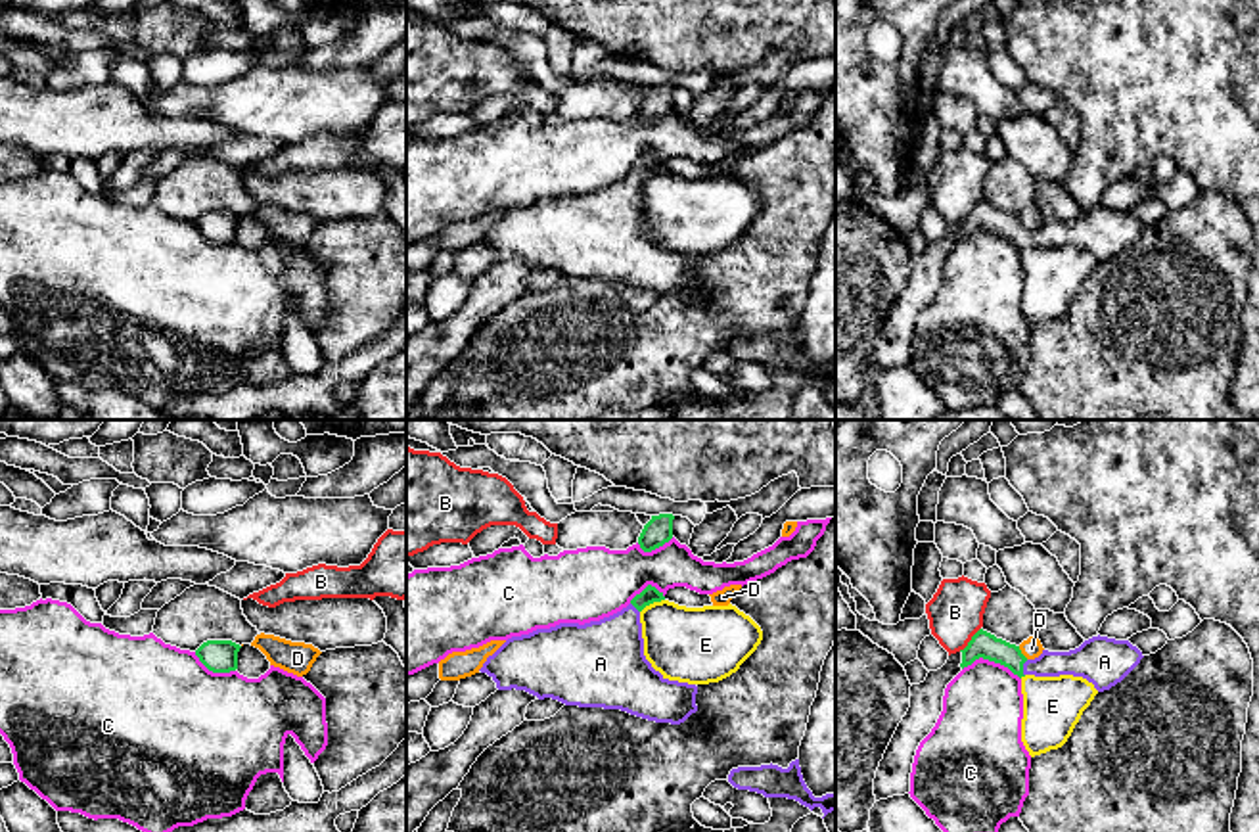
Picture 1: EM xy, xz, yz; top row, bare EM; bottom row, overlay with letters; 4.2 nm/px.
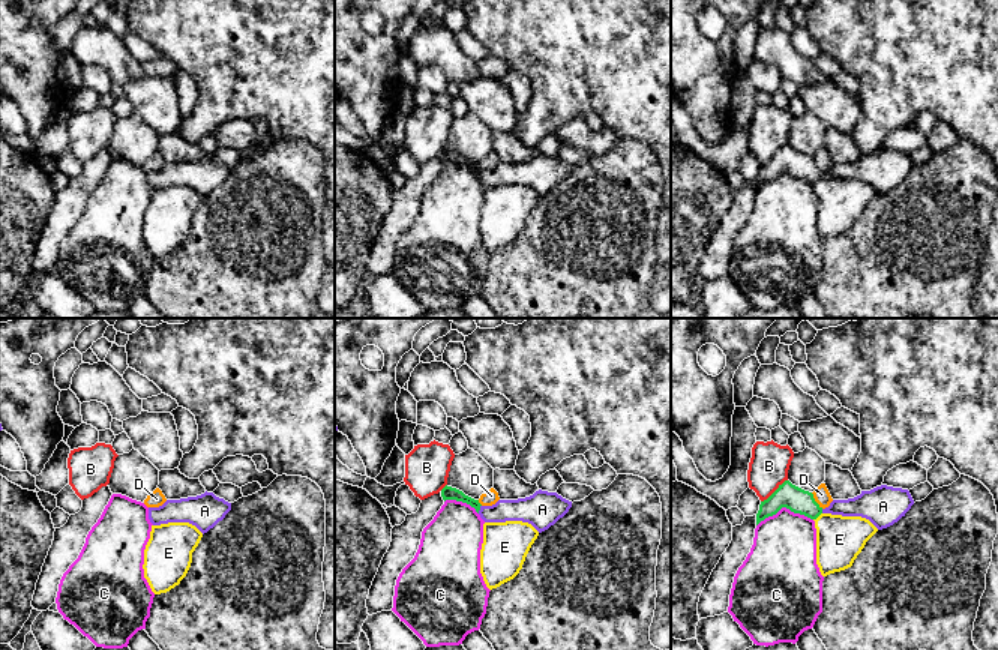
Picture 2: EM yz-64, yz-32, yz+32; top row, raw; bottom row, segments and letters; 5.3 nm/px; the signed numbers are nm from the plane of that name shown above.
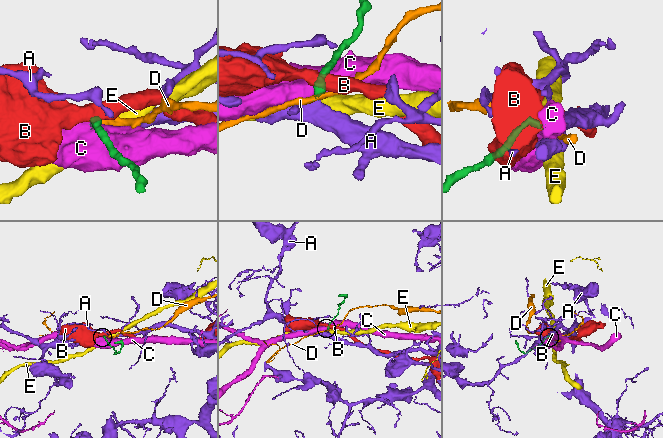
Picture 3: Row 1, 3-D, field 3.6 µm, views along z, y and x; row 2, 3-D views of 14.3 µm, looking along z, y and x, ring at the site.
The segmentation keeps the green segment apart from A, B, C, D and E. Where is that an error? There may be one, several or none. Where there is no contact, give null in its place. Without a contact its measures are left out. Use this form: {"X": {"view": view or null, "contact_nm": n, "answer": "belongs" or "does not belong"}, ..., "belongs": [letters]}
{"A": {"view": "yz", "contact_nm": 70, "answer": "belongs"}, "B": {"view": "yz", "contact_nm": 140, "answer": "does not belong"}, "C": {"view": "yz", "contact_nm": 260, "answer": "does not belong"}, "D": {"view": "yz", "contact_nm": 70, "answer": "does not belong"}, "E": {"view": "xz", "contact_nm": 120, "answer": "does not belong"}, "belongs": ["A"]}

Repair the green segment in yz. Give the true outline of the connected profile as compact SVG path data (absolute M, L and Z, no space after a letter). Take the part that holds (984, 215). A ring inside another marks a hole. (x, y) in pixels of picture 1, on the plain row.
M979 199L962 222L960 238L972 236L983 228L1008 238L1019 249L1035 247L1083 247L1094 255L1098 263L1110 261L1121 253L1144 228L1142 222L1129 211L1108 207L1092 207L1079 219L1069 222L1048 222L1035 230L1027 230L1019 217L1010 215L995 205Z

